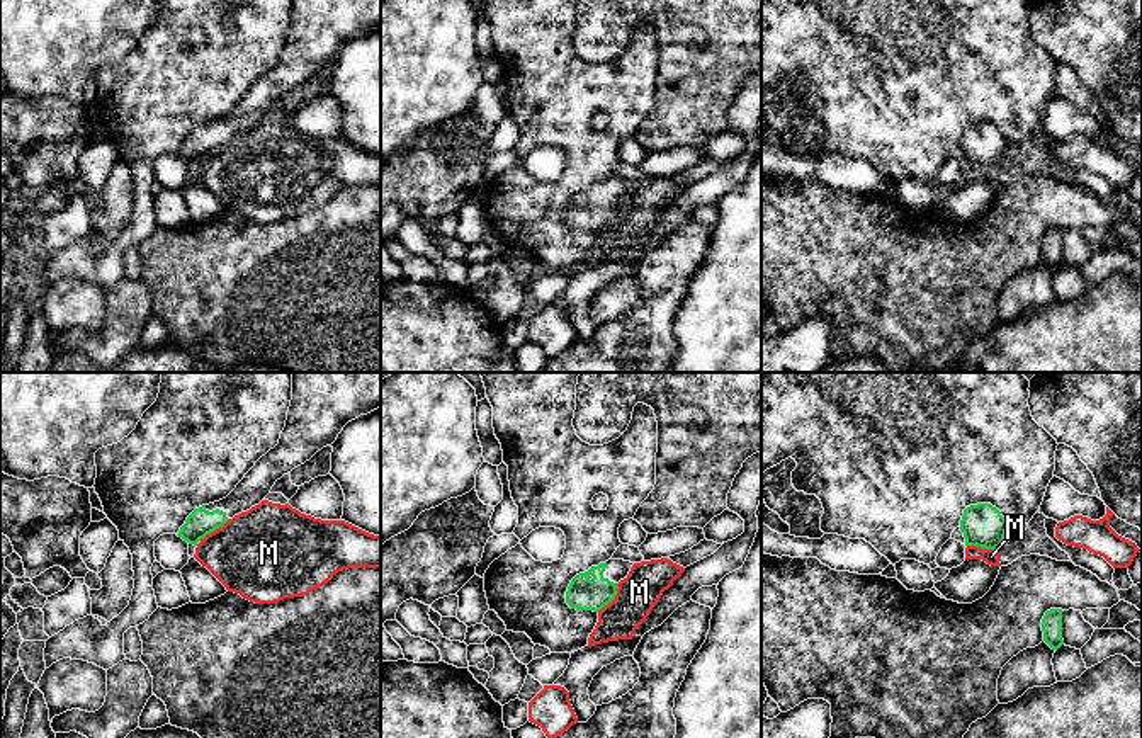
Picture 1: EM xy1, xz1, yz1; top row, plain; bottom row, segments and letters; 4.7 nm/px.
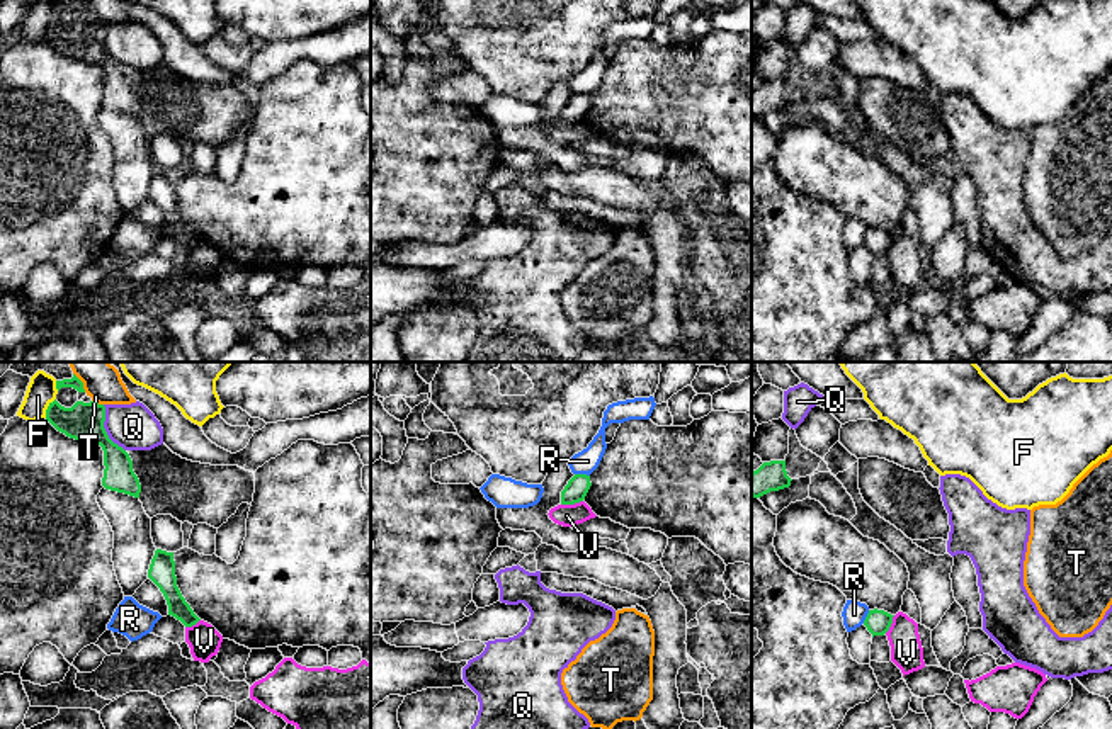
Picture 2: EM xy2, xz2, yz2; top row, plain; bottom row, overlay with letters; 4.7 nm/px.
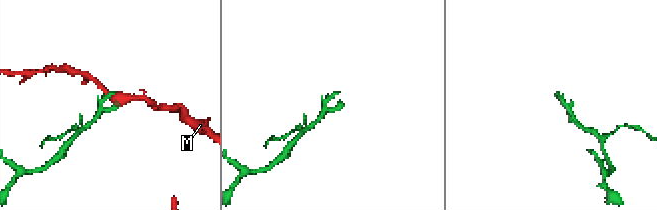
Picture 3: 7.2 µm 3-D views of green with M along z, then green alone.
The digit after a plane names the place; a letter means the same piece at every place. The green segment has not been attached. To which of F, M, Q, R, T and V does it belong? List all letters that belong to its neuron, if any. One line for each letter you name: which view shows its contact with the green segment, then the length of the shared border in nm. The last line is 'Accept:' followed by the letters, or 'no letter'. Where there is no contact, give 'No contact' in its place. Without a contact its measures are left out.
Accept: no letter

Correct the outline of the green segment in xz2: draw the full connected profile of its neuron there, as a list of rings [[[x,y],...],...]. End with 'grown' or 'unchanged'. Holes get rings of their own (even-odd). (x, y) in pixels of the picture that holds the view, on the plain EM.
[[[575,93],[561,110],[561,124],[575,124],[585,119],[590,109],[590,95]]] | unchanged

